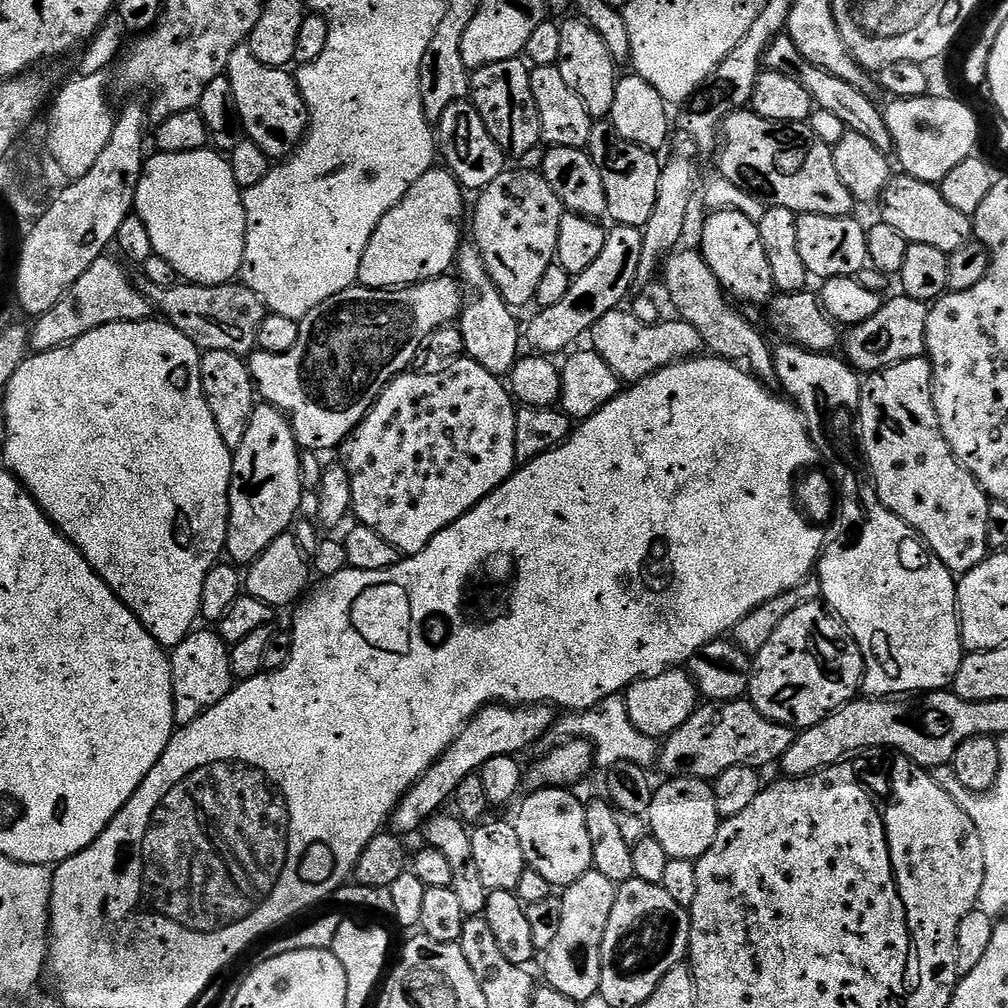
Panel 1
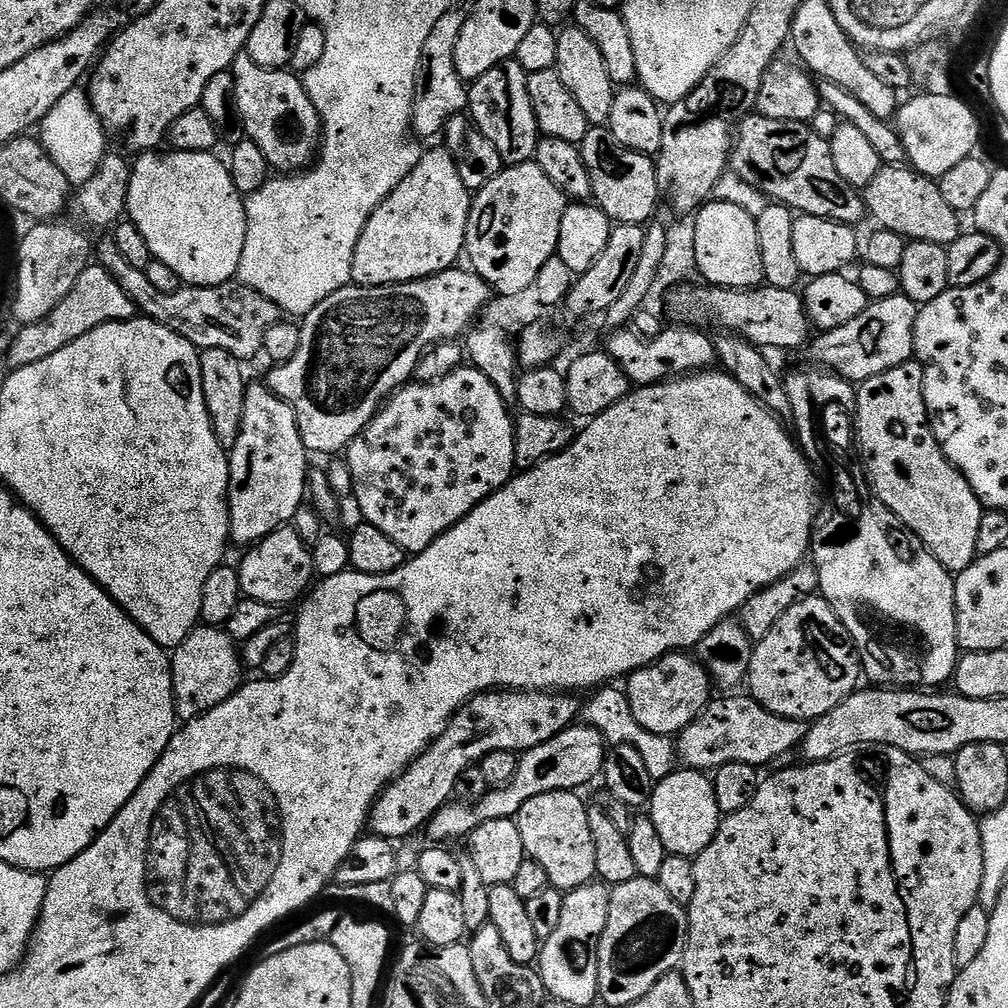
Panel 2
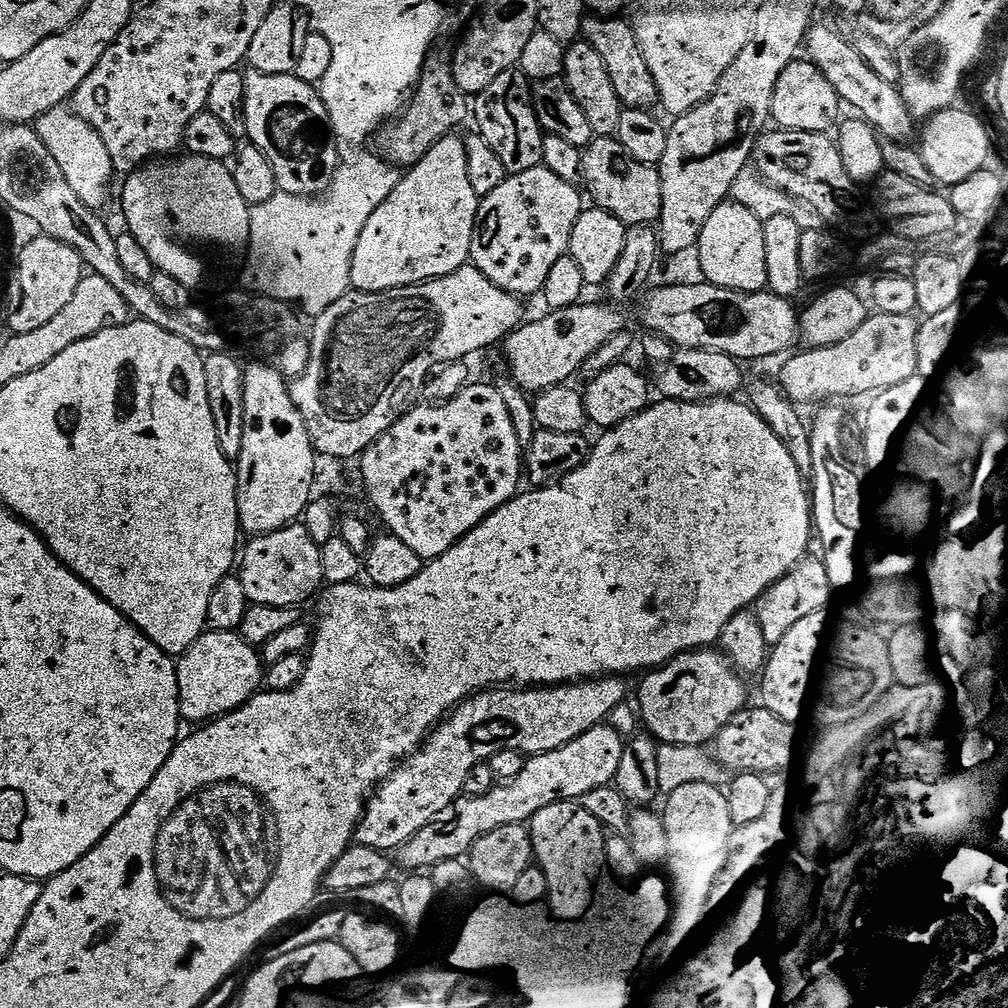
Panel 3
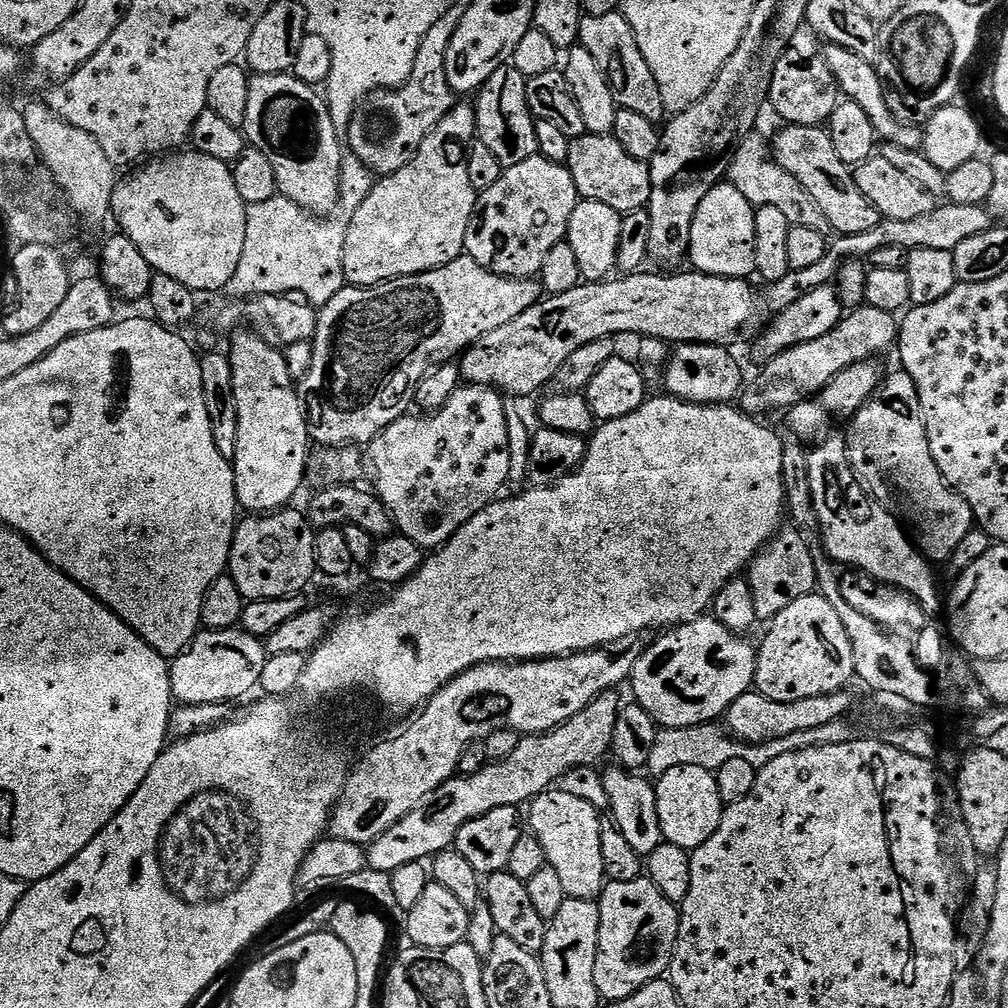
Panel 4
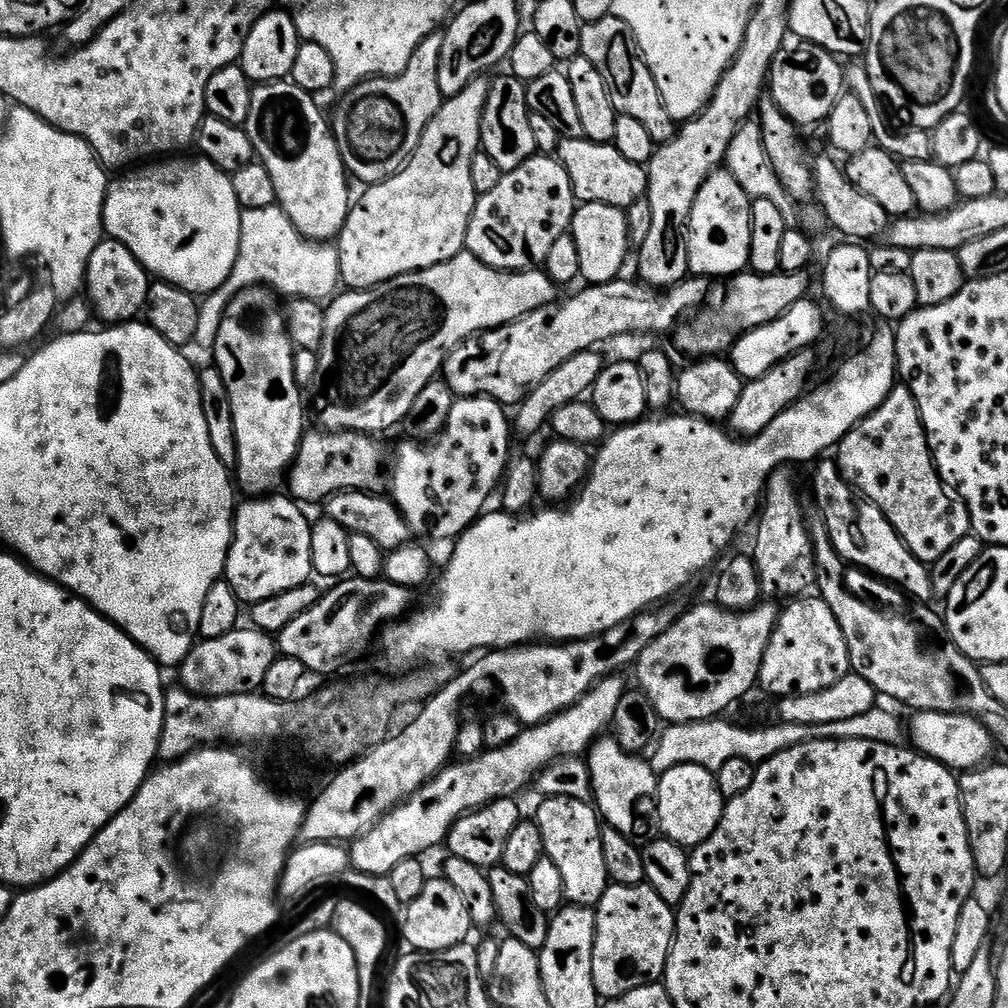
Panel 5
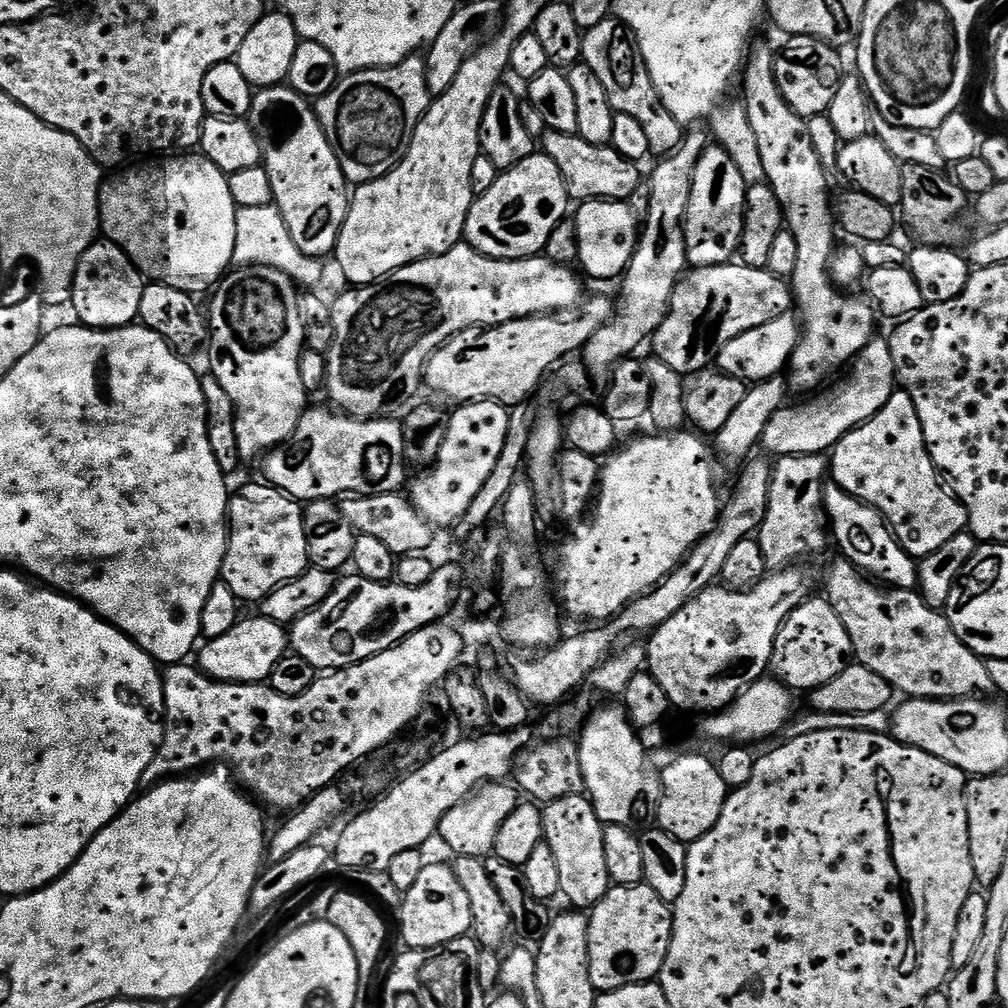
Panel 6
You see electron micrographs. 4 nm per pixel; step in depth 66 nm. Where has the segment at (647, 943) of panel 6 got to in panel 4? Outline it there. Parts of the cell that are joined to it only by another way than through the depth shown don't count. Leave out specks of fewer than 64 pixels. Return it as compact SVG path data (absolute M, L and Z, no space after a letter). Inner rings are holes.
M644 874L634 882L608 880L598 903L600 941L596 947L594 986L598 986L601 1001L625 1000L671 969L680 929L680 909Z

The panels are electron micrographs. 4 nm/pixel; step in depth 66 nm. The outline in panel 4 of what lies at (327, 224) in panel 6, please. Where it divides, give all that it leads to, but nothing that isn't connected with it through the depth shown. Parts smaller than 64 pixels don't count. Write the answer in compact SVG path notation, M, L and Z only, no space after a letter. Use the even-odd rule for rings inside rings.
M259 74L253 75L249 79L250 98L246 98L246 118L244 119L243 133L247 143L253 148L262 150L262 154L266 154L266 158L270 158L270 162L274 165L274 178L278 178L278 186L280 187L279 195L284 196L288 200L292 200L300 208L305 208L306 211L313 214L328 214L339 205L340 202L340 162L342 159L342 151L340 152L340 144L342 148L342 136L338 131L338 125L332 119L332 113L328 111L328 105L325 97L320 96L315 87L311 84L304 84L301 80L297 80L291 74L281 74L278 76L262 76Z

